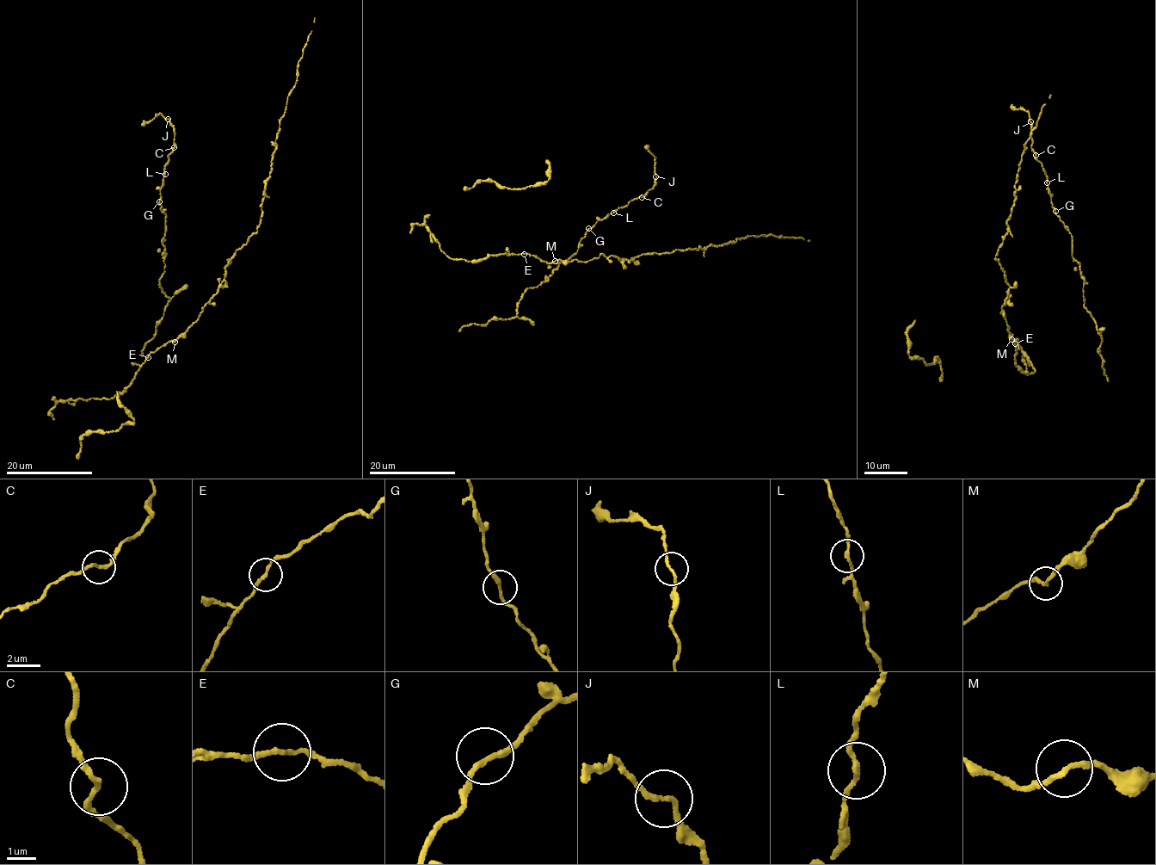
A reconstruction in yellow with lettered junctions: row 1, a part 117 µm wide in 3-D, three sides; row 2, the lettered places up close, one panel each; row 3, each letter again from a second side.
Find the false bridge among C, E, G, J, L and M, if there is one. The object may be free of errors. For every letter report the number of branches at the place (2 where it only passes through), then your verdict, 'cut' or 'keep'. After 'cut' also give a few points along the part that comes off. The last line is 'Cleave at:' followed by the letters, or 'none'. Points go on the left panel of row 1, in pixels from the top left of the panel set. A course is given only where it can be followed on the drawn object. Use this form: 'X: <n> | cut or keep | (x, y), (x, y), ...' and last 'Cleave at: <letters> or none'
C: 2 | keep
E: 2 | keep
G: 2 | keep
J: 2 | keep
L: 2 | keep
M: 2 | keep
Cleave at: none

